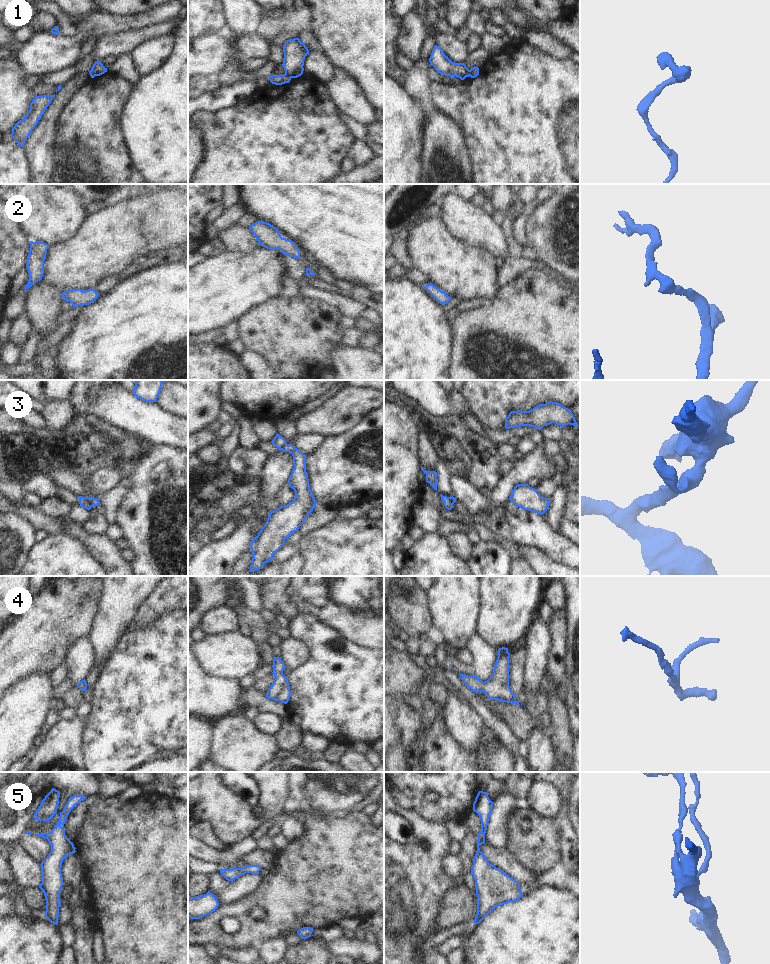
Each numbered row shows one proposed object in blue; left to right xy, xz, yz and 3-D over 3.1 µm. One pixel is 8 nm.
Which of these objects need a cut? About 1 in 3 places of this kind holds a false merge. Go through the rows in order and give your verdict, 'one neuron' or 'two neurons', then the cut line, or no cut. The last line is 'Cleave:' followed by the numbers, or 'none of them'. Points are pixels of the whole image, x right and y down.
1: two neurons; cut xz (285, 72), (291, 77)
2: one neuron; cut none
3: two neurons; cut xy (86, 497), (92, 506)
4: one neuron; cut none
5: one neuron; cut none
Cleave: 1, 3

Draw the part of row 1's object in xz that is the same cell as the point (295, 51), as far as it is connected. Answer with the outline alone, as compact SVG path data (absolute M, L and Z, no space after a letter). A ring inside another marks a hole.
M300 39L287 40L283 45L283 68L285 73L291 78L297 78L303 74L304 60L309 53L306 45Z

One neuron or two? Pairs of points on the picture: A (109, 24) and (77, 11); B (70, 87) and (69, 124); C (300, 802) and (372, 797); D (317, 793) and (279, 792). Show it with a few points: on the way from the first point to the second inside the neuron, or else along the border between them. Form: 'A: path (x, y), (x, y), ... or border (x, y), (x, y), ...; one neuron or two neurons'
A: border (99, 11), (92, 12), (79, 20), (70, 18); two neurons
B: border (87, 81), (73, 93), (63, 107), (59, 118); two neurons
C: path (318, 797), (354, 797); one neuron
D: border (288, 782), (284, 814); two neurons

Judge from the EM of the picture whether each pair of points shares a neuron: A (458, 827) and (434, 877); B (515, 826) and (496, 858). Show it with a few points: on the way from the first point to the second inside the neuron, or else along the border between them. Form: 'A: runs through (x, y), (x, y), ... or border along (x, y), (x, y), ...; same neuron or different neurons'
A: border along (444, 824), (451, 838); different neurons
B: border along (505, 847), (522, 864); different neurons

